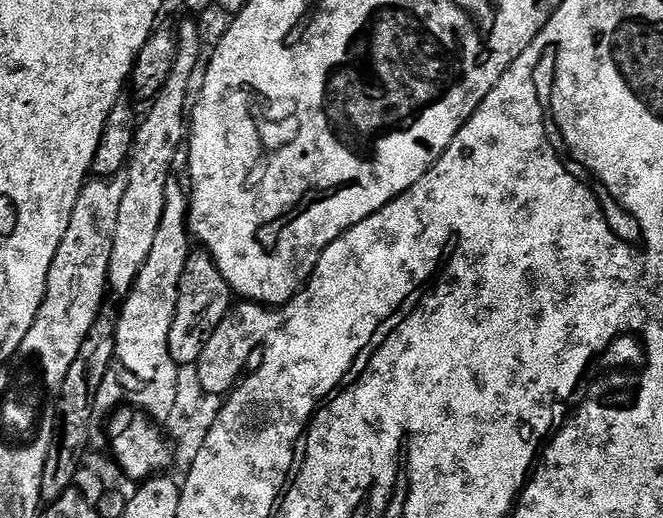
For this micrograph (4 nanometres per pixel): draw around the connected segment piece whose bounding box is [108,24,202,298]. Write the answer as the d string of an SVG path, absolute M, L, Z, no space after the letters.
M184 24L179 25L178 35L180 41L178 42L178 58L174 62L174 70L170 70L170 78L166 78L166 86L162 86L162 90L158 93L155 100L151 101L150 107L152 108L148 112L148 117L139 121L136 137L134 138L134 146L132 147L132 159L126 169L126 179L128 185L126 186L126 194L122 194L122 207L118 210L118 227L114 229L114 250L110 250L110 270L108 271L108 287L114 293L117 292L120 298L127 297L128 292L131 291L134 286L134 282L138 278L138 274L142 270L142 266L146 266L146 258L150 258L150 250L154 246L154 238L158 234L158 222L162 222L162 210L166 206L166 182L173 179L175 169L175 158L179 154L180 150L185 147L186 144L186 113L190 108L190 94L188 98L188 91L194 88L192 81L192 75L194 74L194 66L197 65L200 50L202 47L202 41L200 41L200 28L196 24Z

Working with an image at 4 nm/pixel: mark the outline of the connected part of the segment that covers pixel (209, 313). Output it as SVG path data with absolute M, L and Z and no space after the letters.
M207 250L189 251L186 258L186 270L182 270L180 293L176 303L174 322L170 326L170 342L172 357L176 365L195 365L200 359L203 348L210 341L215 328L226 318L234 304L234 293L231 286L222 276L211 253Z

